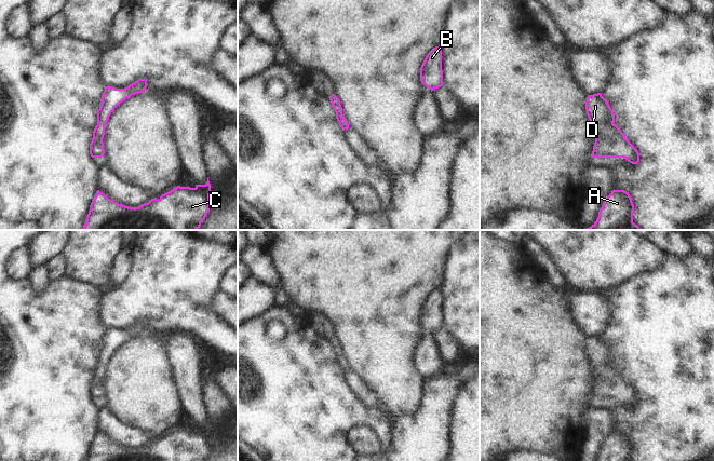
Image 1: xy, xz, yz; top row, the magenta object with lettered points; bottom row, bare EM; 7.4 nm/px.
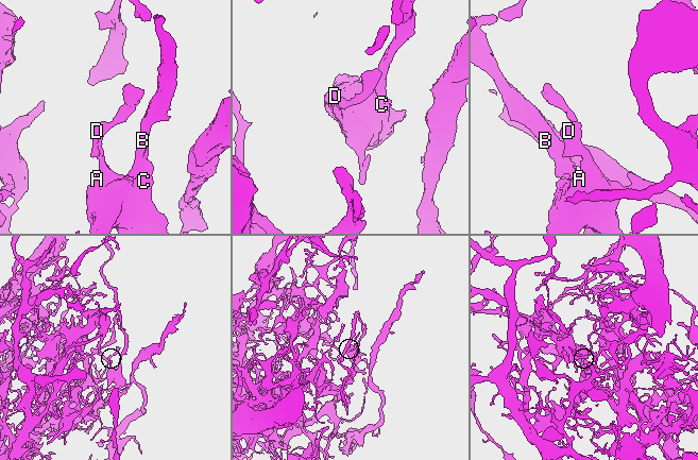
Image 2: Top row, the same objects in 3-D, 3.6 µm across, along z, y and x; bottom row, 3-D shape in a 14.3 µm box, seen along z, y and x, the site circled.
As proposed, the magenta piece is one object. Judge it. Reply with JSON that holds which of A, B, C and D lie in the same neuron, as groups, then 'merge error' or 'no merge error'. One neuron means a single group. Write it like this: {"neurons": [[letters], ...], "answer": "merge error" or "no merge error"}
{"neurons": [["A", "B", "C", "D"]], "answer": "no merge error"}

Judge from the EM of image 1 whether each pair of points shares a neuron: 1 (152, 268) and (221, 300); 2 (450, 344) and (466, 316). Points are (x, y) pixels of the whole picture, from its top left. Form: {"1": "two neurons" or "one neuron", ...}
{"1": "two neurons", "2": "two neurons"}

